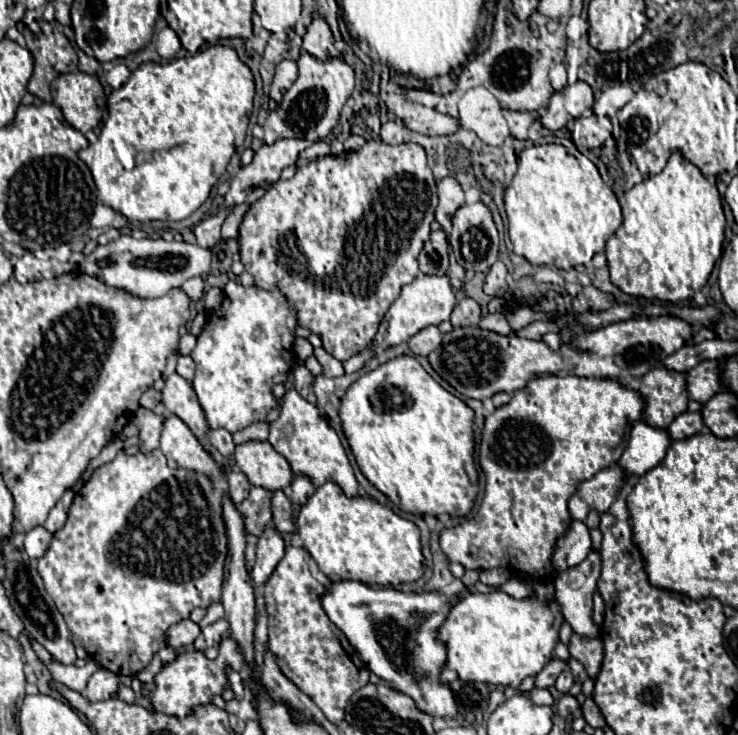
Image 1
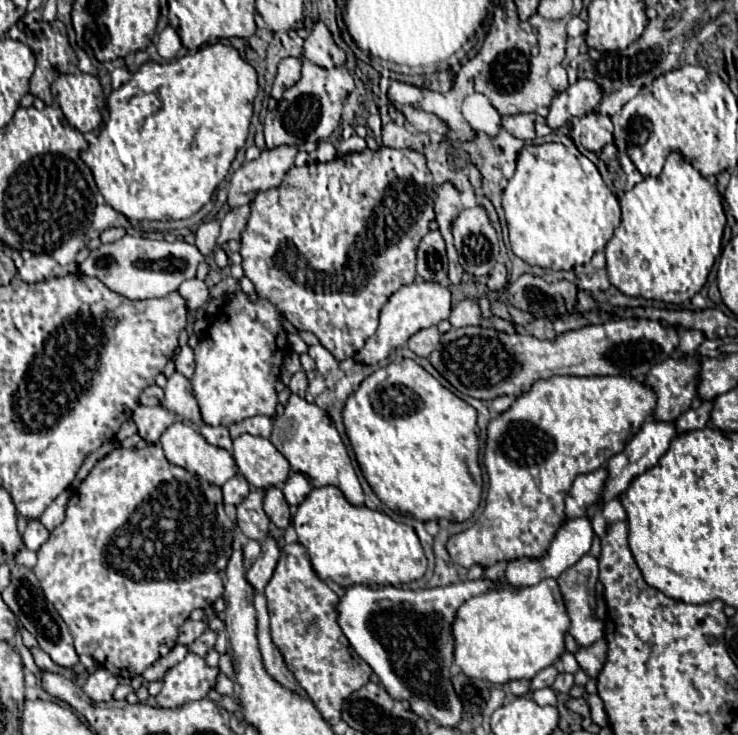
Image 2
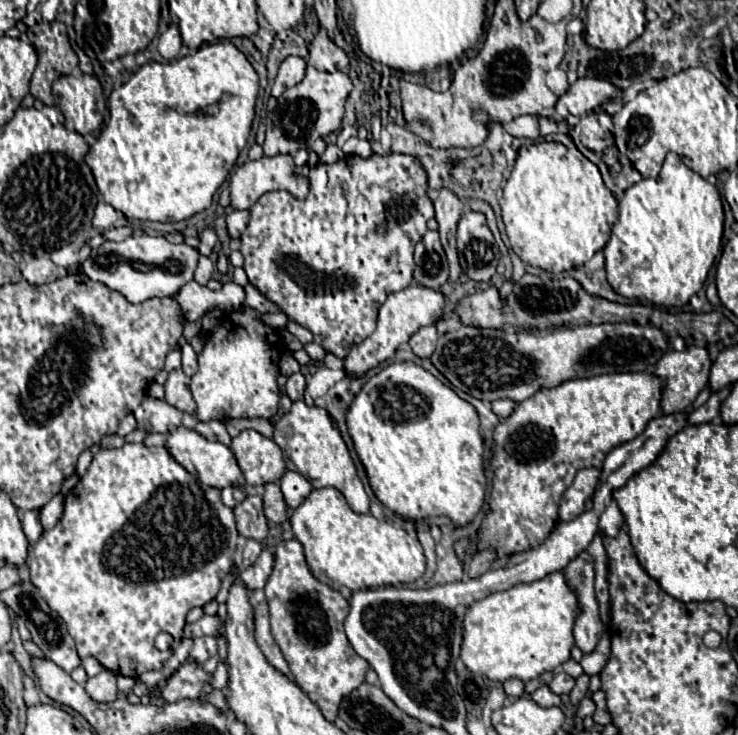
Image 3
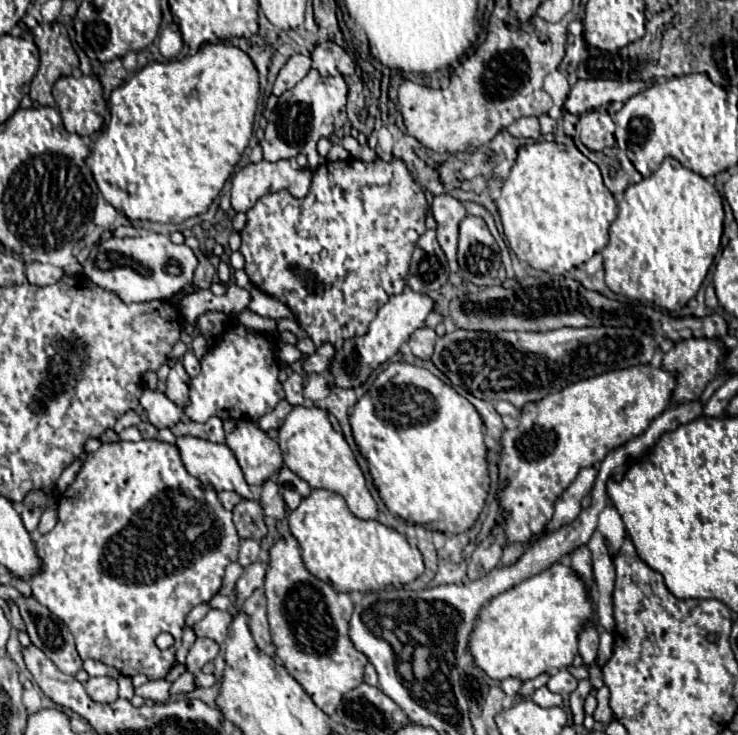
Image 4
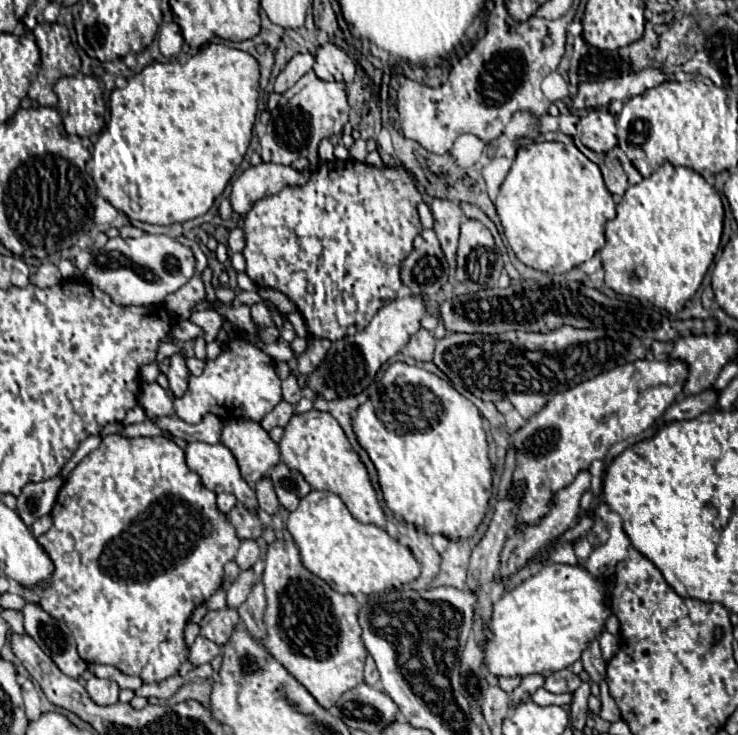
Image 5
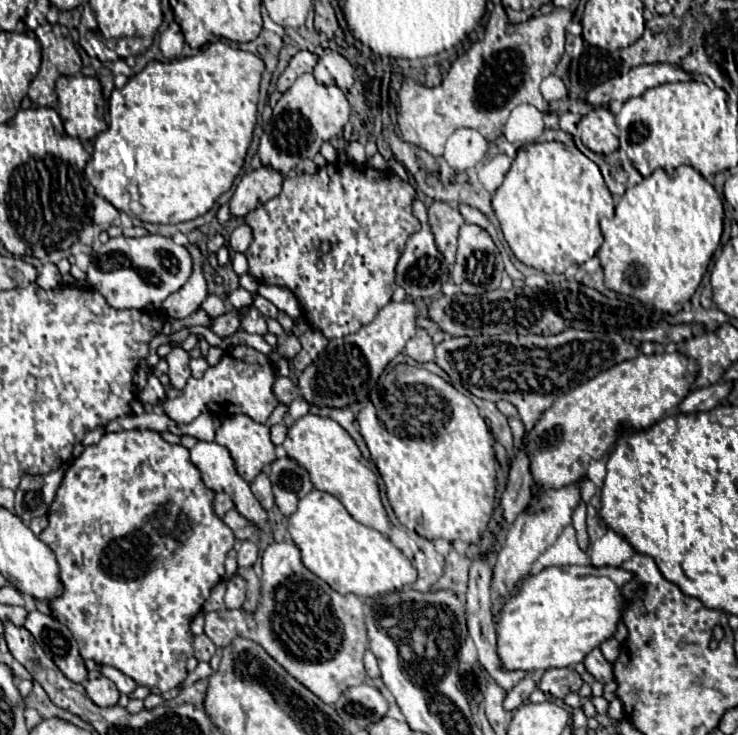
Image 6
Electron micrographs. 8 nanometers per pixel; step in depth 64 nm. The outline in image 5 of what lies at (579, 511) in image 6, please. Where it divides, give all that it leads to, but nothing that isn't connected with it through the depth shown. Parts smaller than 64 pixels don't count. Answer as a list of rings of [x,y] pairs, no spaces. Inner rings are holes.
[[[582,537],[574,543],[574,551],[580,562],[582,562],[582,560],[586,560],[586,558],[588,558],[591,554],[592,550],[593,546],[586,537]]]

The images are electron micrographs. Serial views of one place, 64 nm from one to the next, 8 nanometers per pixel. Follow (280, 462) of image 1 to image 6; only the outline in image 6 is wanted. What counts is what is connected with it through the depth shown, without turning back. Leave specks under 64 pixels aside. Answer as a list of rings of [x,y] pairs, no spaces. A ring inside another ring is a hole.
[[[230,416],[216,430],[216,444],[226,446],[236,472],[252,482],[268,464],[276,460],[274,444],[270,442],[270,428],[254,422],[250,416]]]

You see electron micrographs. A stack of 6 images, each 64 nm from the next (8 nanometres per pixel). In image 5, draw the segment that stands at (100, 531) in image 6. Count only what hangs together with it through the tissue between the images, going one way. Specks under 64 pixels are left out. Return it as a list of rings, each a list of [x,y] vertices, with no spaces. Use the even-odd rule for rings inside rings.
[[[122,434],[104,436],[102,444],[96,450],[92,450],[64,480],[64,486],[58,492],[58,498],[50,516],[52,516],[52,528],[46,534],[42,534],[38,542],[50,554],[54,562],[54,574],[52,574],[52,582],[46,588],[40,588],[40,602],[42,602],[42,608],[52,618],[66,622],[66,626],[70,628],[78,644],[80,658],[86,662],[116,666],[124,674],[138,676],[142,682],[164,682],[166,678],[176,676],[182,662],[188,660],[188,650],[190,650],[184,640],[186,622],[190,620],[194,608],[204,604],[220,588],[222,576],[224,576],[224,564],[234,560],[240,546],[236,530],[216,506],[216,494],[204,488],[204,484],[200,482],[200,476],[196,476],[196,472],[188,468],[184,460],[184,450],[164,436],[154,436],[154,438],[144,438],[144,436],[126,438]]]

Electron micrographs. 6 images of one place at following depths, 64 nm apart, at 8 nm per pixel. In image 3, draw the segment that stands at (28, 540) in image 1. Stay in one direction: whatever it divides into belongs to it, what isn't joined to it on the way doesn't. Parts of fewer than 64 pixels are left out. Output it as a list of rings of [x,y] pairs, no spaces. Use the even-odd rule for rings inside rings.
[[[26,510],[24,518],[22,518],[22,526],[24,526],[24,534],[28,536],[28,542],[34,544],[42,534],[42,524],[40,524],[40,518],[38,518],[38,510]]]

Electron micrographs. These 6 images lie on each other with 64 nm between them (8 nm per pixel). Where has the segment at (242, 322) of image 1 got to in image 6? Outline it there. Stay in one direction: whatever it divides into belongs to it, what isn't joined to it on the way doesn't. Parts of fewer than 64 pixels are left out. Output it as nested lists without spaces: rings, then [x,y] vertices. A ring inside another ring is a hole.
[[[234,346],[222,354],[218,366],[208,368],[200,380],[190,378],[182,390],[170,388],[164,396],[164,404],[160,410],[176,420],[176,424],[190,424],[204,410],[226,418],[234,414],[246,414],[256,422],[266,424],[272,410],[278,406],[278,400],[272,394],[272,384],[276,380],[272,362],[248,346]]]

